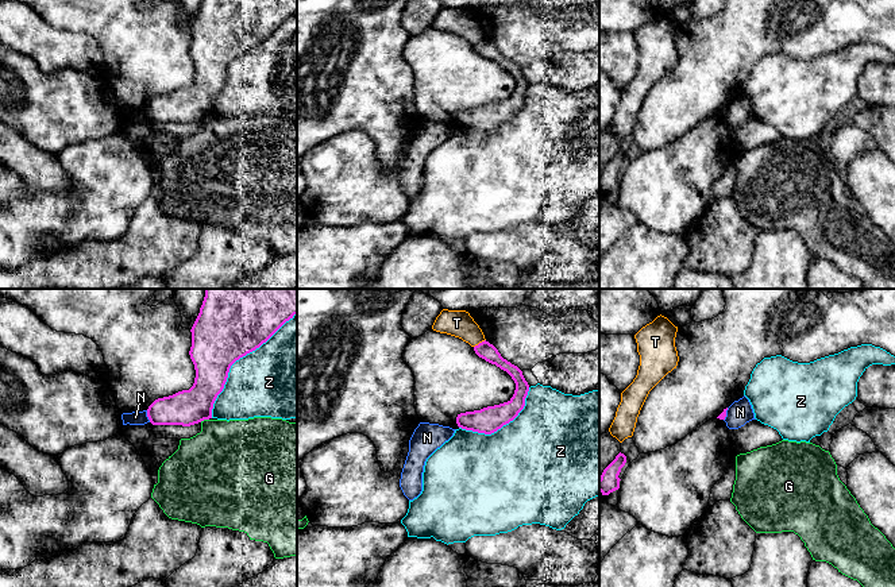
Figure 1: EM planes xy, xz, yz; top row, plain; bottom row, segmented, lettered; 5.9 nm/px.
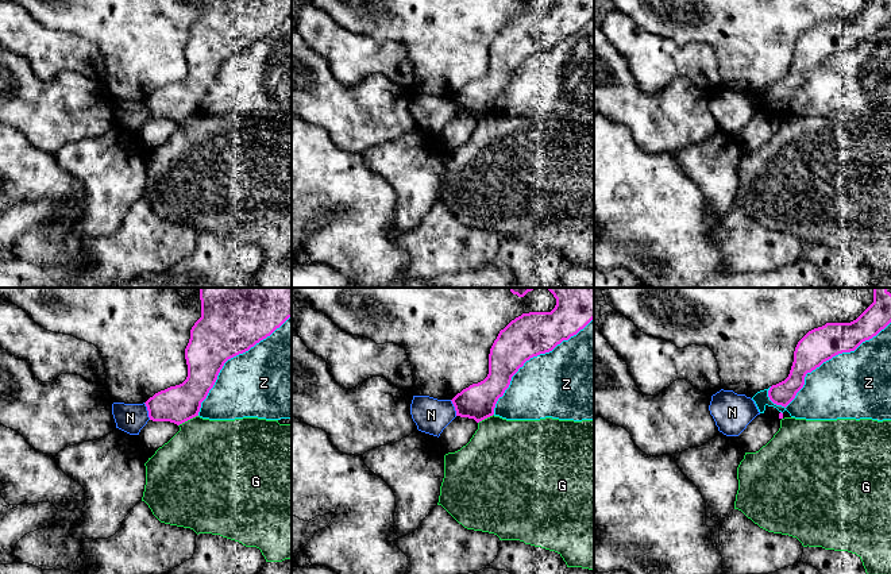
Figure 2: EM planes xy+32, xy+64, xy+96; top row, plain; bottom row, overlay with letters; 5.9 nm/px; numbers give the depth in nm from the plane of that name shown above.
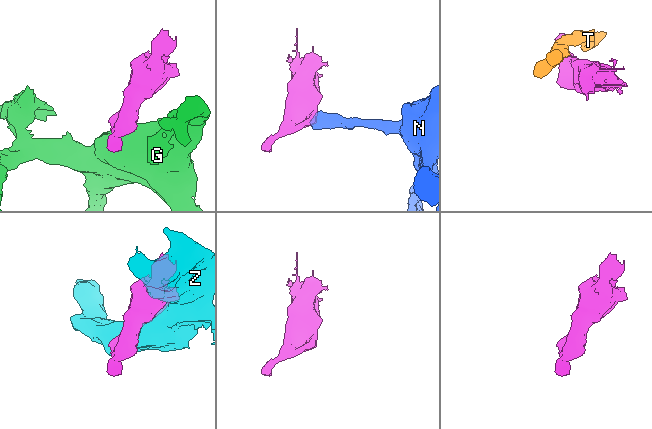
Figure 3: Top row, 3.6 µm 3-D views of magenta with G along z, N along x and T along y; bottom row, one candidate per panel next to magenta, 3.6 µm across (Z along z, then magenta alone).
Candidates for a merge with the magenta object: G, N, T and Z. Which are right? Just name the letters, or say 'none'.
none

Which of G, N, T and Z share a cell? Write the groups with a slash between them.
G T Z / N

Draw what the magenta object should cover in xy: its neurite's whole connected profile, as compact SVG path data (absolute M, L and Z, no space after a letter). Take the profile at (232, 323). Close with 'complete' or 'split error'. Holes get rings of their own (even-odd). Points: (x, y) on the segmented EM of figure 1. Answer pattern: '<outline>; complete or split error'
M205 289L200 313L190 329L194 383L189 390L155 399L147 409L150 422L190 426L212 418L213 403L224 389L231 366L266 343L294 314L297 289Z; complete

